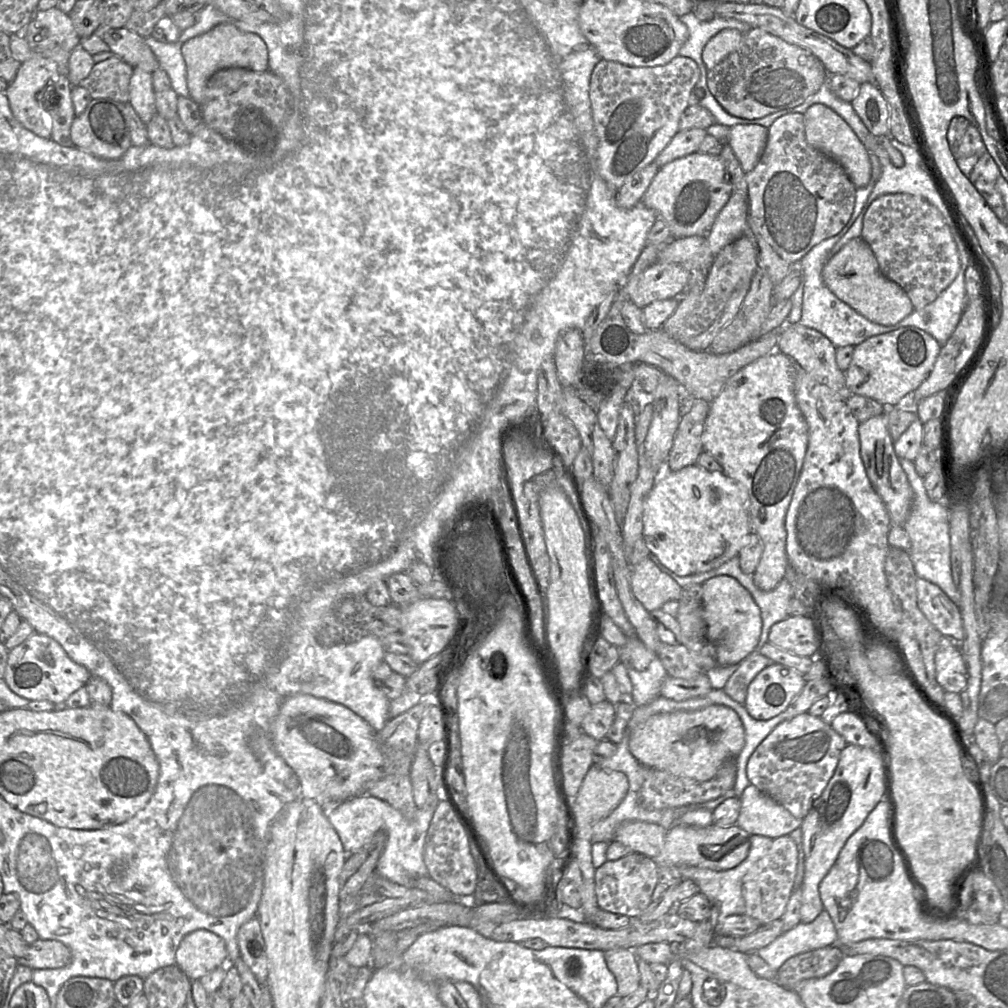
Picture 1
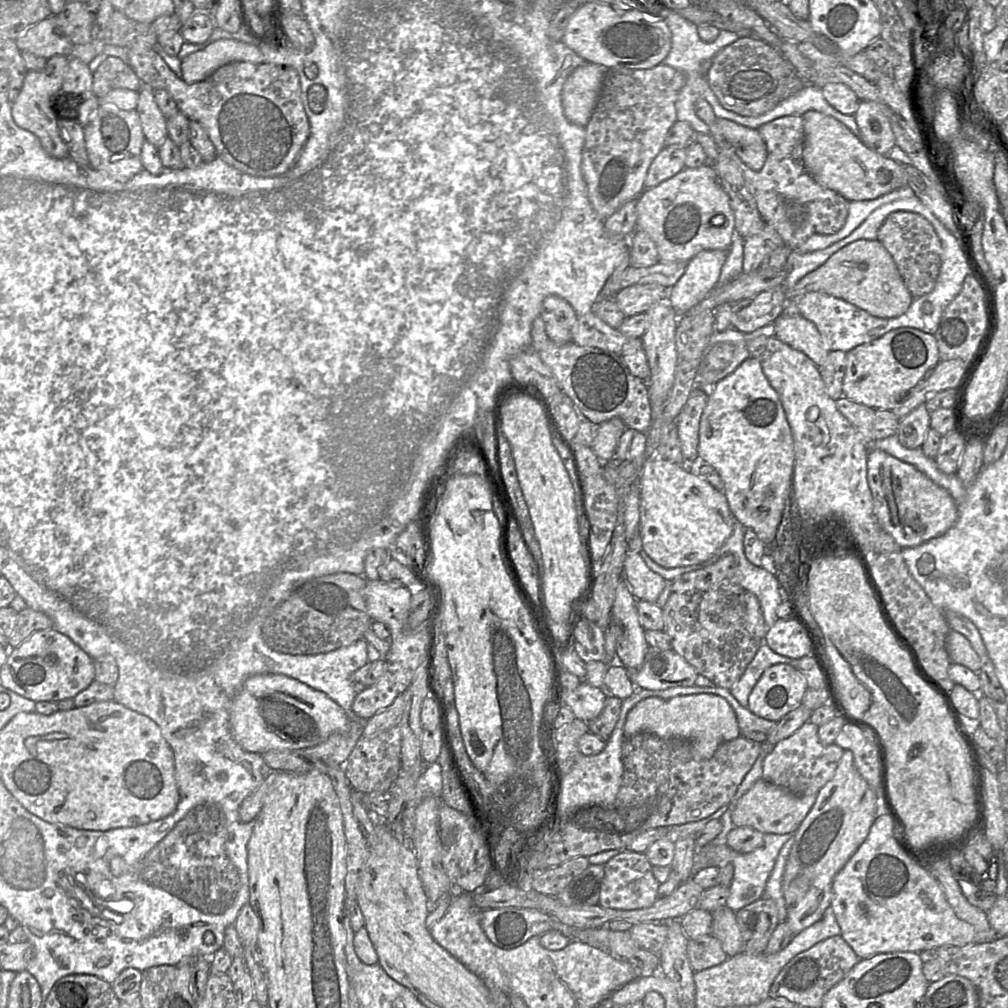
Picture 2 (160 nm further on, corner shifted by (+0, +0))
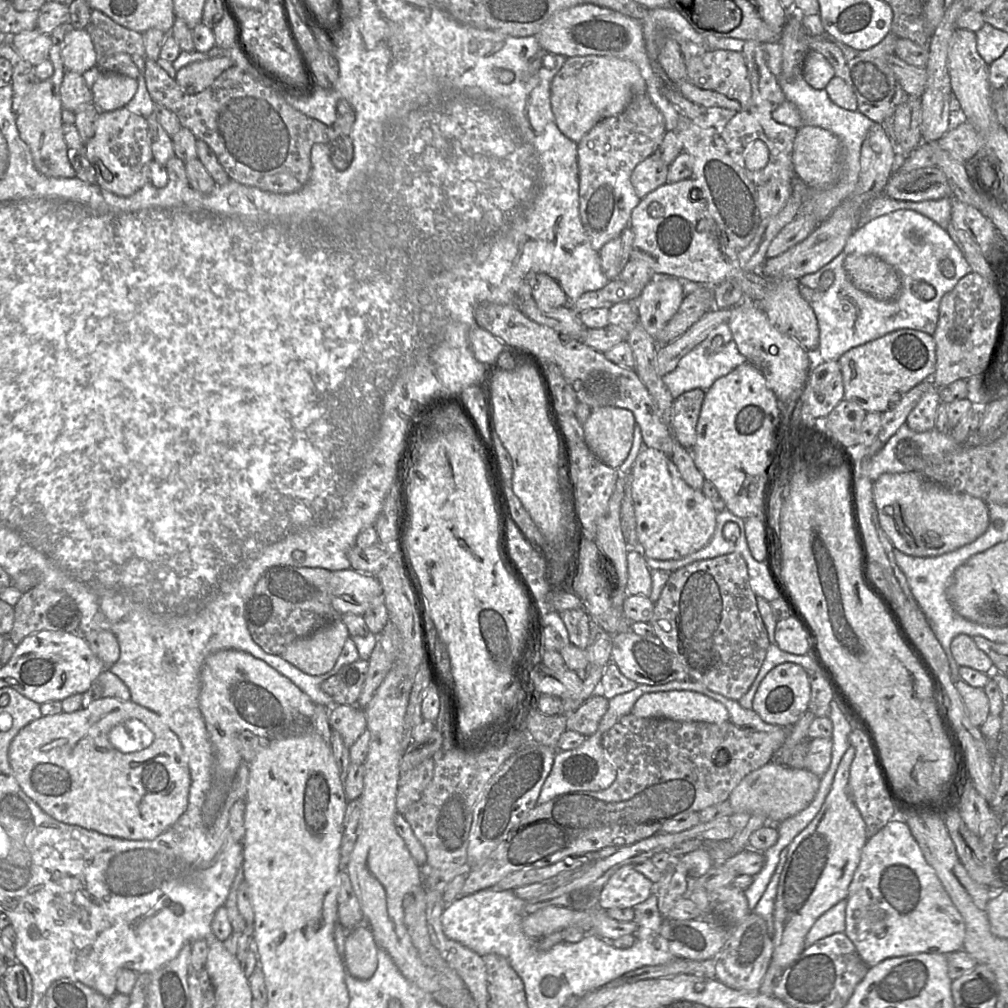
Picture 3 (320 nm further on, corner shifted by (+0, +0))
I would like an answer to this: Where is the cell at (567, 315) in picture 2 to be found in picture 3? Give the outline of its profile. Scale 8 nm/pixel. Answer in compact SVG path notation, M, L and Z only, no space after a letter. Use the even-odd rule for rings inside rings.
M530 273L525 279L531 286L532 296L543 311L569 305L570 301L559 283L545 273Z

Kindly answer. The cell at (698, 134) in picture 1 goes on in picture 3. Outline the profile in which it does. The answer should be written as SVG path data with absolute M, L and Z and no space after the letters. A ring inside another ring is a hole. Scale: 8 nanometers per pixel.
M652 154L650 157L639 163L631 174L631 183L639 198L667 183L669 165Z

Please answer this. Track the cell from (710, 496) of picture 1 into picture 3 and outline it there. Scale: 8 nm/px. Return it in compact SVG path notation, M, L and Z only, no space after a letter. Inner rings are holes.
M644 446L630 473L637 538L647 557L678 560L710 541L716 528L717 511L702 491L694 490L683 480L670 457Z

